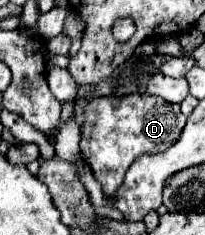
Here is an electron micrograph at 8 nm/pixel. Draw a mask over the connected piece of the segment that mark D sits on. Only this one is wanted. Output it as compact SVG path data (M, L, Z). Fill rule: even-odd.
M108 95L96 97L88 103L86 121L82 125L80 153L86 165L90 165L96 181L102 185L104 197L116 193L122 185L128 167L142 155L162 153L172 147L186 125L186 117L180 111L180 105L166 103L154 95Z

